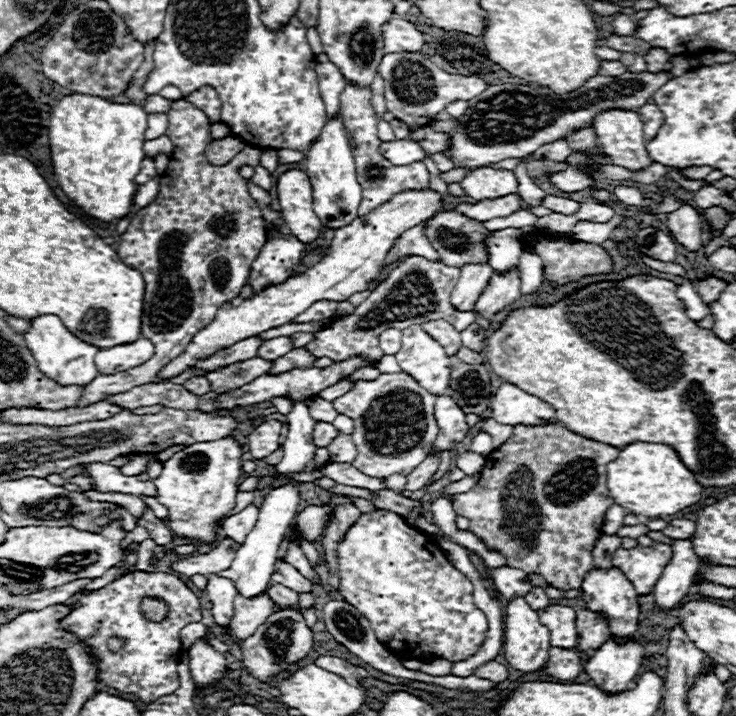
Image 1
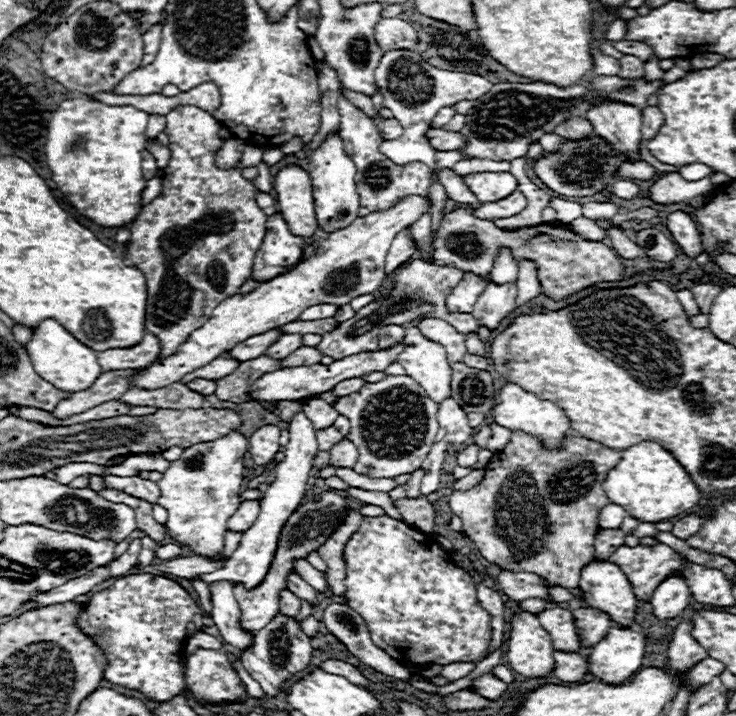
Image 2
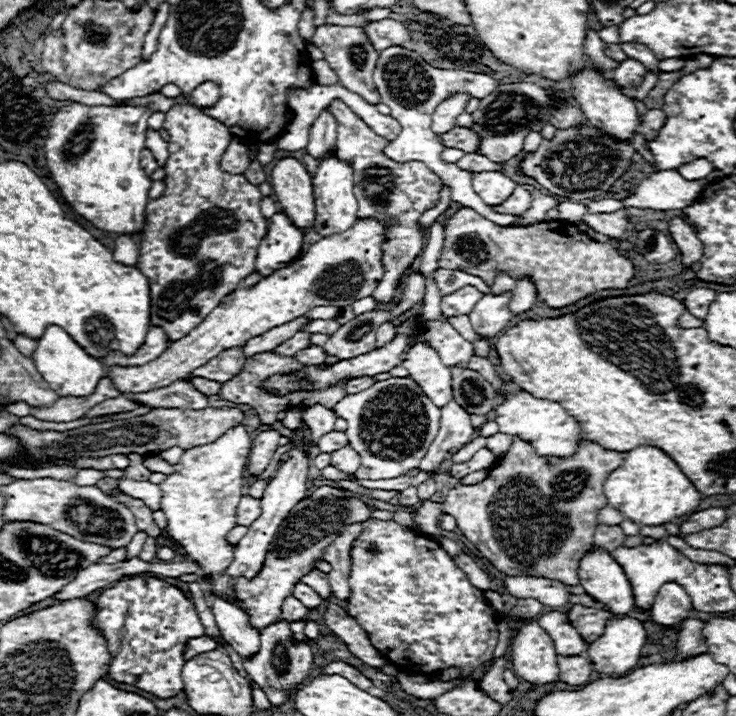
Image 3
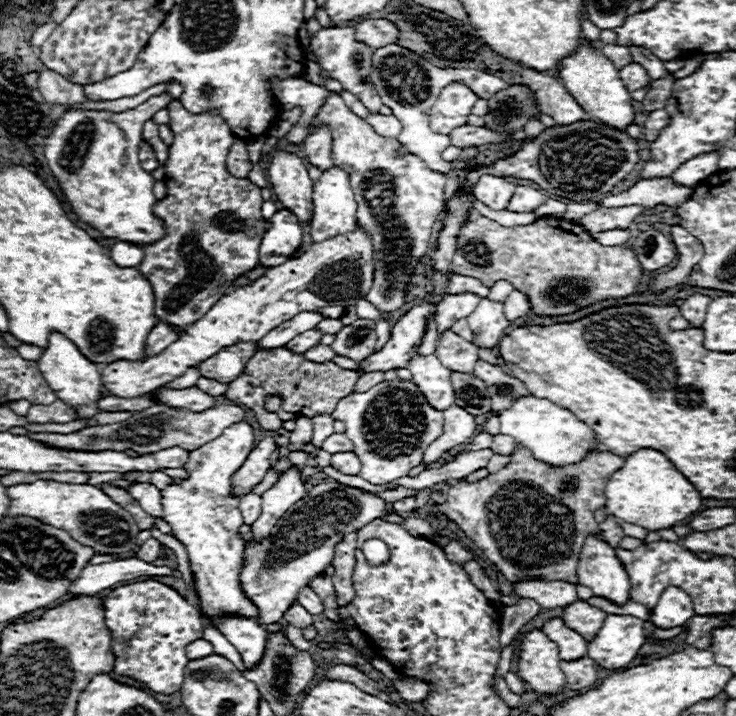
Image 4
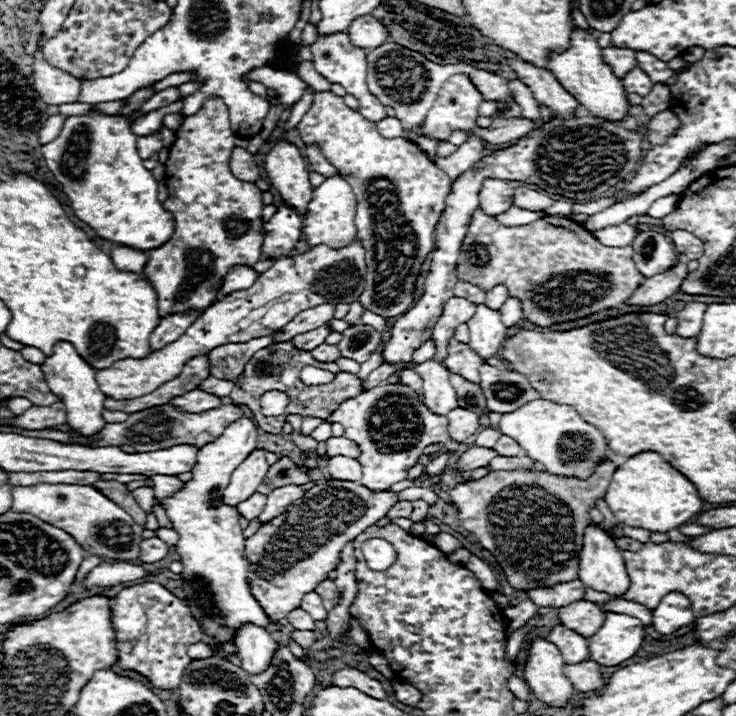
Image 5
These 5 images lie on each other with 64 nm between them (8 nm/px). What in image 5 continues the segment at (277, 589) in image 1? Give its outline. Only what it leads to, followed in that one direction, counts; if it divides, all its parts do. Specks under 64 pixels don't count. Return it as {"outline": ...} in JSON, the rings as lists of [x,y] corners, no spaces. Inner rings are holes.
{"outline":[[[302,608],[292,610],[290,616],[286,616],[288,622],[296,628],[296,630],[316,630],[316,622],[310,618],[310,614],[306,614]]]}

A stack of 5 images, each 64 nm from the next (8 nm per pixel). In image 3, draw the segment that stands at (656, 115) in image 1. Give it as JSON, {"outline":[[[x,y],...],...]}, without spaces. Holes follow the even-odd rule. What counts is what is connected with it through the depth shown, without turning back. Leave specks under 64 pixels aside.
{"outline":[[[648,110],[642,124],[638,126],[638,132],[646,140],[654,140],[658,136],[658,130],[666,124],[666,114],[662,110]]]}

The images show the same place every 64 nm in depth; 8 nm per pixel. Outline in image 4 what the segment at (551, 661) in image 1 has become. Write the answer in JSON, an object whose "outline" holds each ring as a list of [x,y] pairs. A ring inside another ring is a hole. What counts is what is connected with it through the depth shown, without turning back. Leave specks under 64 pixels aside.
{"outline":[[[580,658],[574,662],[562,662],[562,672],[568,678],[570,690],[584,690],[594,688],[598,682],[598,670],[596,662],[590,658]]]}

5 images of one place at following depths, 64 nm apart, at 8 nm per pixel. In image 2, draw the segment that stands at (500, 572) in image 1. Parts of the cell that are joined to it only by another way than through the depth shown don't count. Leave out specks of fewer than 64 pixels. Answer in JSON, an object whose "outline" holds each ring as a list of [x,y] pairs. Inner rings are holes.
{"outline":[[[502,570],[498,576],[498,584],[502,592],[512,600],[526,600],[526,598],[542,598],[546,602],[554,602],[550,598],[548,586],[544,586],[544,580],[530,572],[506,572]]]}

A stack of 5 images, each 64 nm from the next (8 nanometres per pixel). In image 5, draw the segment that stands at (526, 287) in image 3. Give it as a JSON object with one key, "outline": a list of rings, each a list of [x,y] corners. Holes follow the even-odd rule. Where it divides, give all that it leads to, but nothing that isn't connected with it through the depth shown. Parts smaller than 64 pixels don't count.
{"outline":[[[508,298],[502,308],[500,308],[500,316],[502,316],[502,322],[510,328],[510,326],[516,326],[516,322],[522,318],[522,308],[518,304],[516,298]]]}

